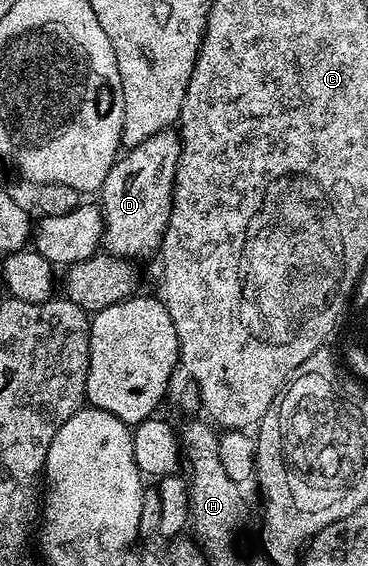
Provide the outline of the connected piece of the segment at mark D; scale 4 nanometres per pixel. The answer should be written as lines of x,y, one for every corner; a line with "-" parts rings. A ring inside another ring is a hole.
170,128
161,130
143,144
128,147
114,162
99,191
99,205
105,218
103,246
109,254
138,260
160,251
173,207
173,181
180,155
180,133

